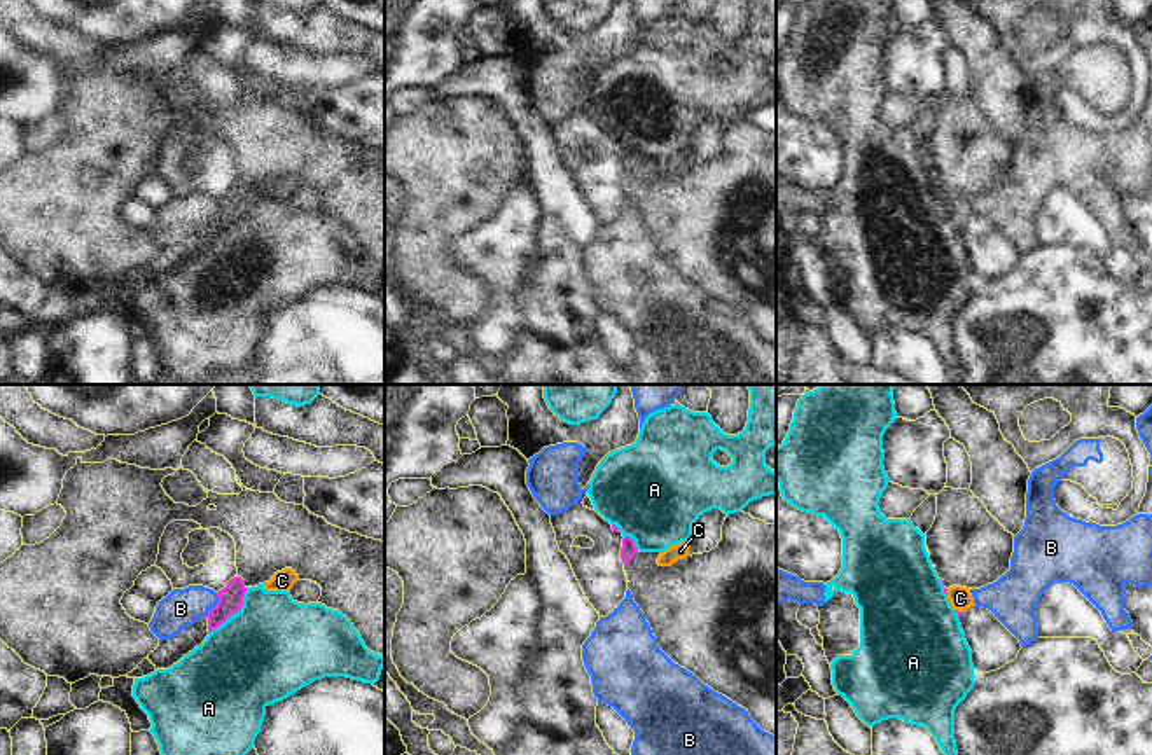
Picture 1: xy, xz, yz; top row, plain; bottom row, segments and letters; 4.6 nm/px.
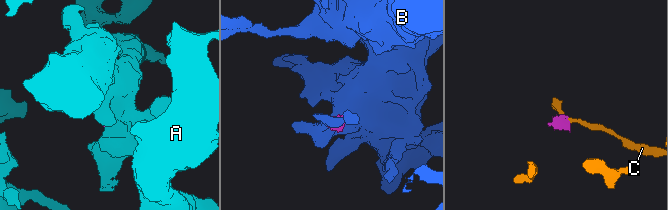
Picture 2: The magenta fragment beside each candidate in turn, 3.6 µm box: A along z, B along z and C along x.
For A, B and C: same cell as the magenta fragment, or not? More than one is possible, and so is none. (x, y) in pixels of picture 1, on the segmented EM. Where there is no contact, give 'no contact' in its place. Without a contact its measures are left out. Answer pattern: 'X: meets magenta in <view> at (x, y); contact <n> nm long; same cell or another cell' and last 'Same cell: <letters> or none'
A: meets magenta in xy at (235, 612); contact 280 nm long; same cell
B: meets magenta in xy at (217, 605); contact 130 nm long; another cell
C: meets magenta in yz at (946, 591); contact 30 nm long; another cell
Same cell: A

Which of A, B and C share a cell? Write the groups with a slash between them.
A / B / C

